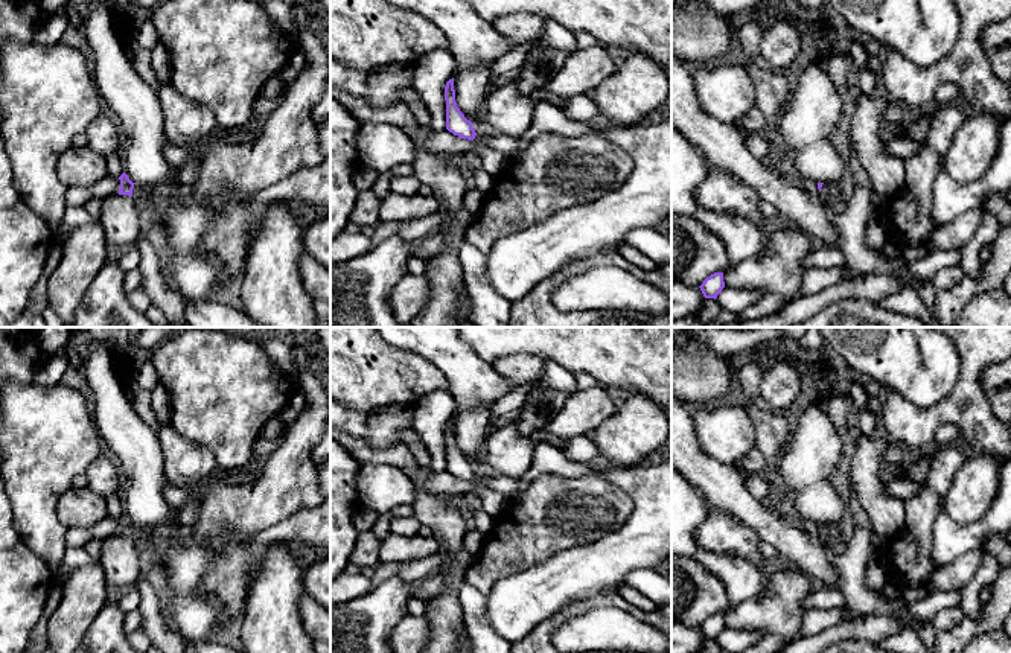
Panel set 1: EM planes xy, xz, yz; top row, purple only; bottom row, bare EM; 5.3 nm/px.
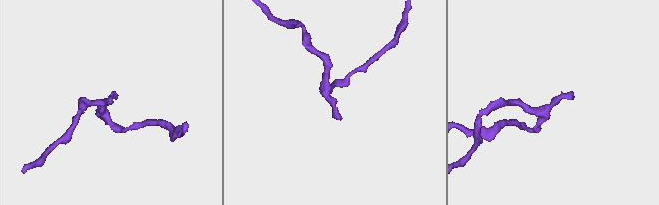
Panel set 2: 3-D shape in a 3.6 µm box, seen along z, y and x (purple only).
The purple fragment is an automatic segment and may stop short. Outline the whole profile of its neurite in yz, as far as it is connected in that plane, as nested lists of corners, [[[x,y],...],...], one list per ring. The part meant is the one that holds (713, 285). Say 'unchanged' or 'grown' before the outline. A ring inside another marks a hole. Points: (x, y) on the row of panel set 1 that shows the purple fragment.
unchanged; [[[714,272],[699,286],[705,298],[717,298],[725,288],[723,272]]]

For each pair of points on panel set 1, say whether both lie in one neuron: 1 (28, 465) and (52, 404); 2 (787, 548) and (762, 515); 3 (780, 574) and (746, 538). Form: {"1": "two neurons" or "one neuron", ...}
{"1": "one neuron", "2": "one neuron", "3": "two neurons"}

